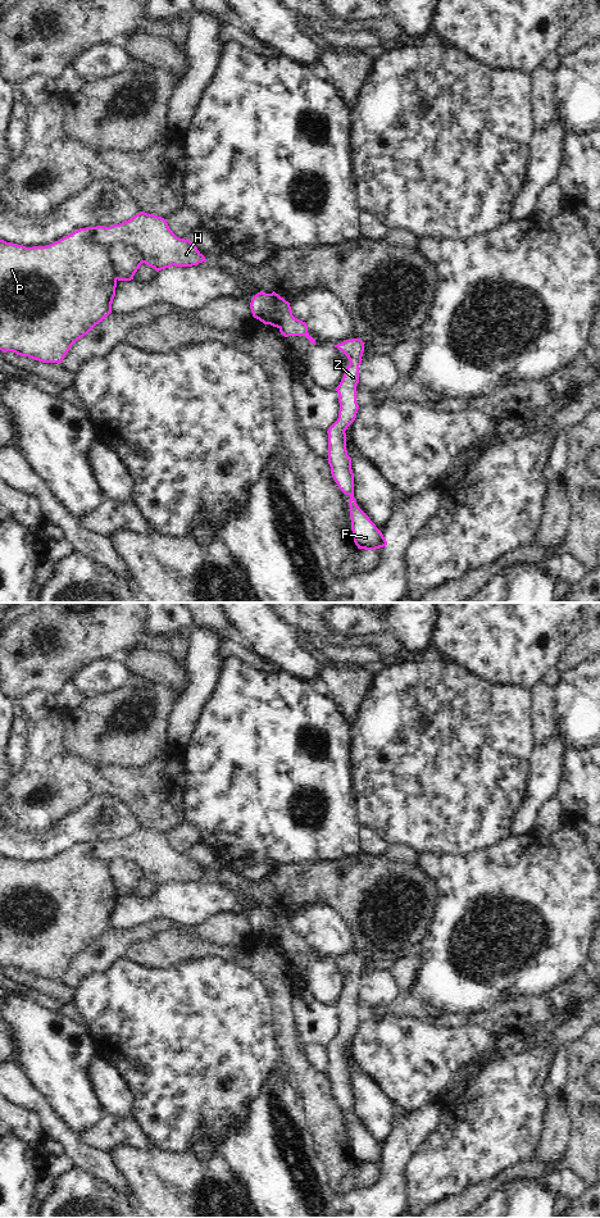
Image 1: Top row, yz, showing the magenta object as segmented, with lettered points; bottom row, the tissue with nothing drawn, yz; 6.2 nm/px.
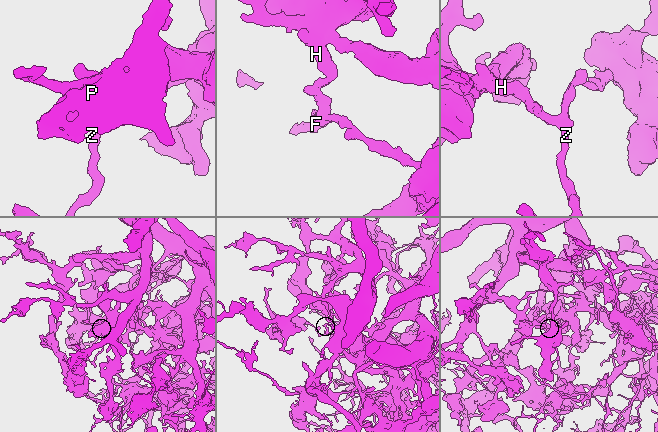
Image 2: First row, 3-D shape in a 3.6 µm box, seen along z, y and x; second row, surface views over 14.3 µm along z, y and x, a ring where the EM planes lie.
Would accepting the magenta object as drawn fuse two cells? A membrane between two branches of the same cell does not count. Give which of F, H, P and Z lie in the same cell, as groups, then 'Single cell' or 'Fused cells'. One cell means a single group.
Groups: F Z / H P. Fused cells.

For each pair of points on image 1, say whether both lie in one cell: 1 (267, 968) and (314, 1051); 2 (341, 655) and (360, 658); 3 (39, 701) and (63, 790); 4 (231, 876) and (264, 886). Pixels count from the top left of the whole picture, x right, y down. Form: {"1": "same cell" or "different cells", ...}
{"1": "different cells", "2": "same cell", "3": "different cells", "4": "same cell"}

